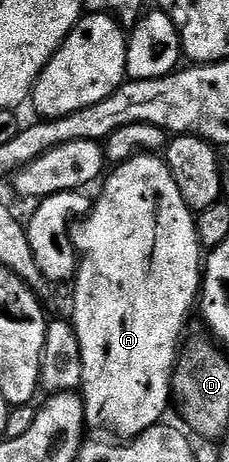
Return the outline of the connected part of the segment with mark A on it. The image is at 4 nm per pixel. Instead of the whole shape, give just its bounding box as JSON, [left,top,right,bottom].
[69,155,205,439]

